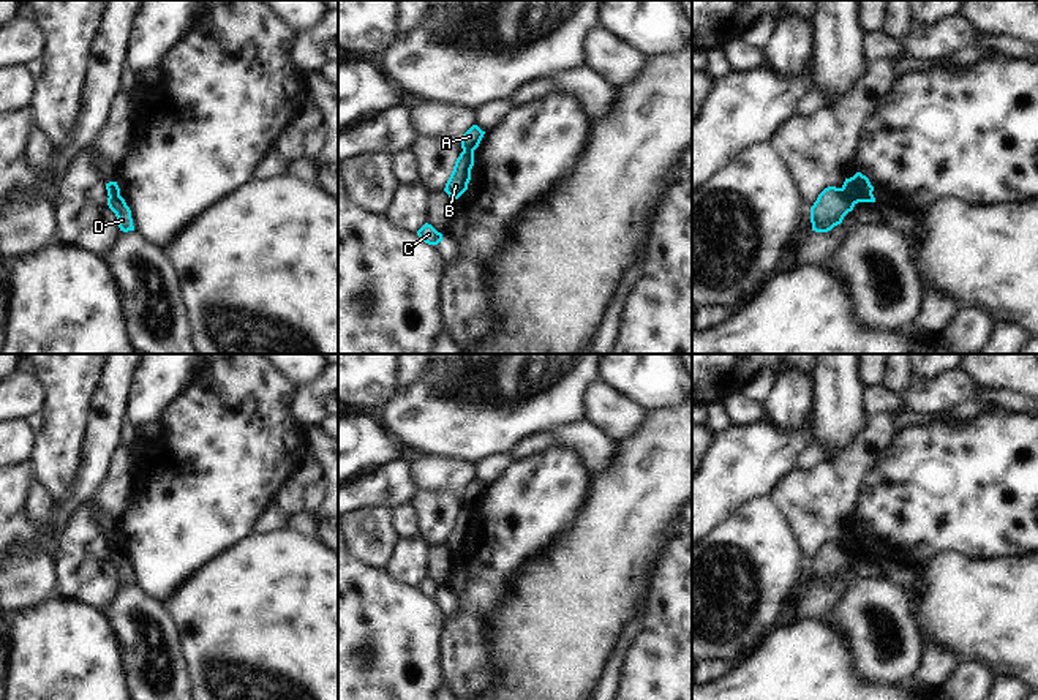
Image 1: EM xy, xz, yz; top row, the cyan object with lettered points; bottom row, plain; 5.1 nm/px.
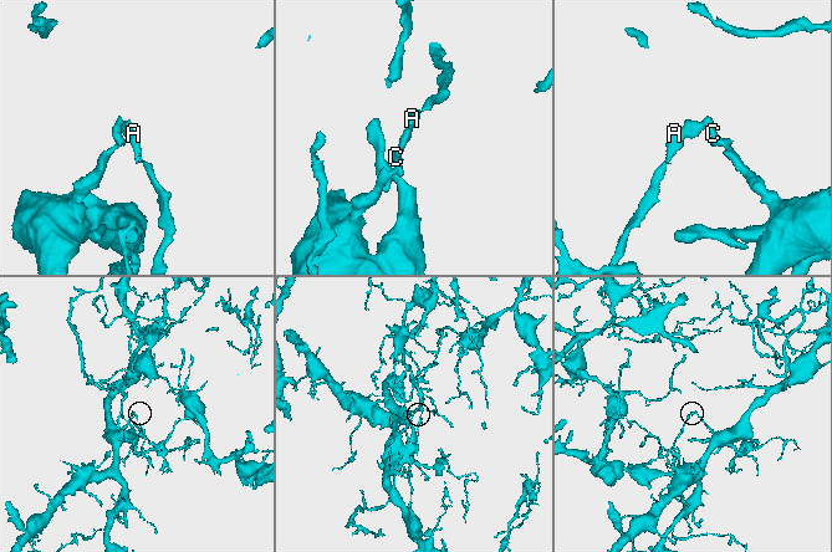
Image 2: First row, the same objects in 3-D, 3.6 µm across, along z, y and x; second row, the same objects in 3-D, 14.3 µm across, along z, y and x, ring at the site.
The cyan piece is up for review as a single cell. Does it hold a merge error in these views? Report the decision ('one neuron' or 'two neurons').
two neurons

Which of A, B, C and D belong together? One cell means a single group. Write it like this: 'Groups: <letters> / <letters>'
Groups: A D / B C.

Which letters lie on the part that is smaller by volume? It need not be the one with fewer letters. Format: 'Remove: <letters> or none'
Remove: A, D

